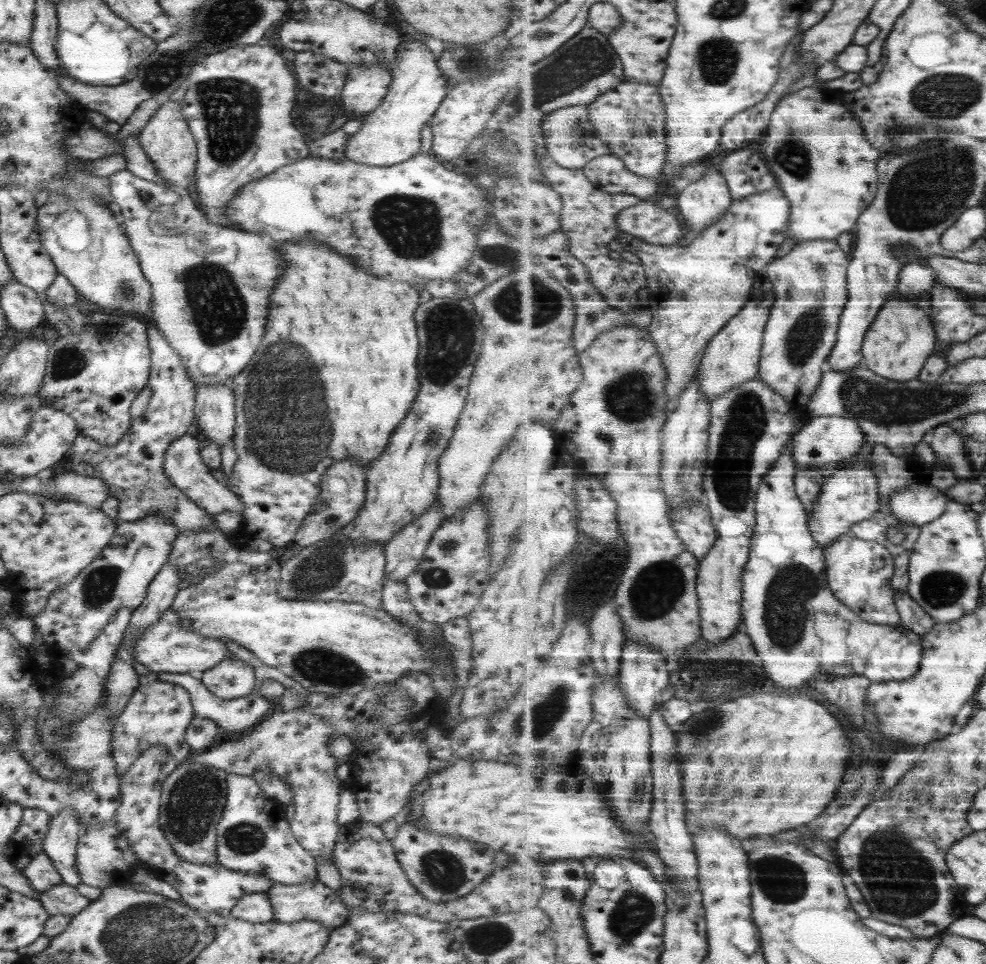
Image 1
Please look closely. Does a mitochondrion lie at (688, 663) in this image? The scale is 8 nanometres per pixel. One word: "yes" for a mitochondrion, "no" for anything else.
no

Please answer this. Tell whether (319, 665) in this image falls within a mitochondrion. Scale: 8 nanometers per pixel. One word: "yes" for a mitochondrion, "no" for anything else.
yes

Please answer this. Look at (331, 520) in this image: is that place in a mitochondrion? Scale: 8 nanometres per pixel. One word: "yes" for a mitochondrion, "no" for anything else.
yes

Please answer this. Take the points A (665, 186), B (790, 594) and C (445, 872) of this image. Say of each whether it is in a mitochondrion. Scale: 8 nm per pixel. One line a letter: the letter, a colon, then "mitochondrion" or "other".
A: other
B: mitochondrion
C: mitochondrion

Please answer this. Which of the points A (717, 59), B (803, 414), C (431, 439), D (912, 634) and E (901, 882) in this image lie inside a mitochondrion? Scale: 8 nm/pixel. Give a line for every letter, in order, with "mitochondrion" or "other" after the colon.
A: mitochondrion
B: other
C: mitochondrion
D: other
E: mitochondrion

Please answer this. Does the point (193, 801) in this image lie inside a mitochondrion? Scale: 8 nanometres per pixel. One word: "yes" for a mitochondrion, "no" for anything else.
yes

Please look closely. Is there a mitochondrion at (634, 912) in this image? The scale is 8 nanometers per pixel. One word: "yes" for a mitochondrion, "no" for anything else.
yes

